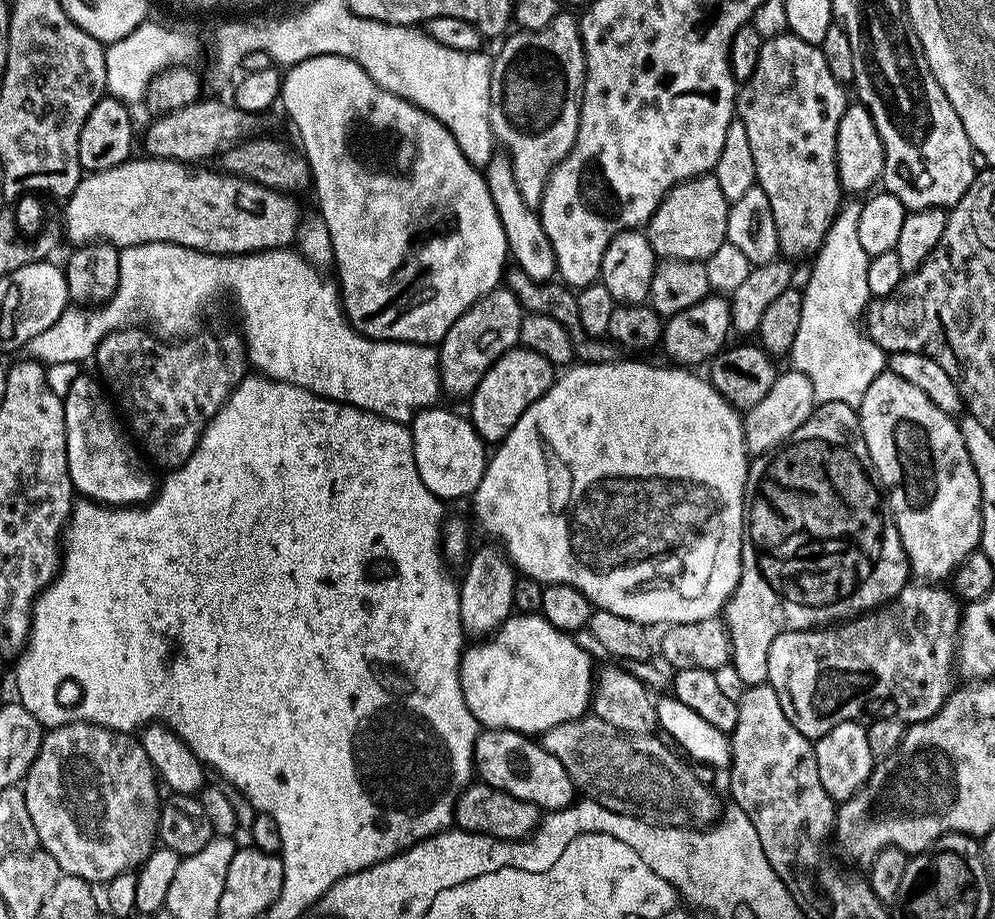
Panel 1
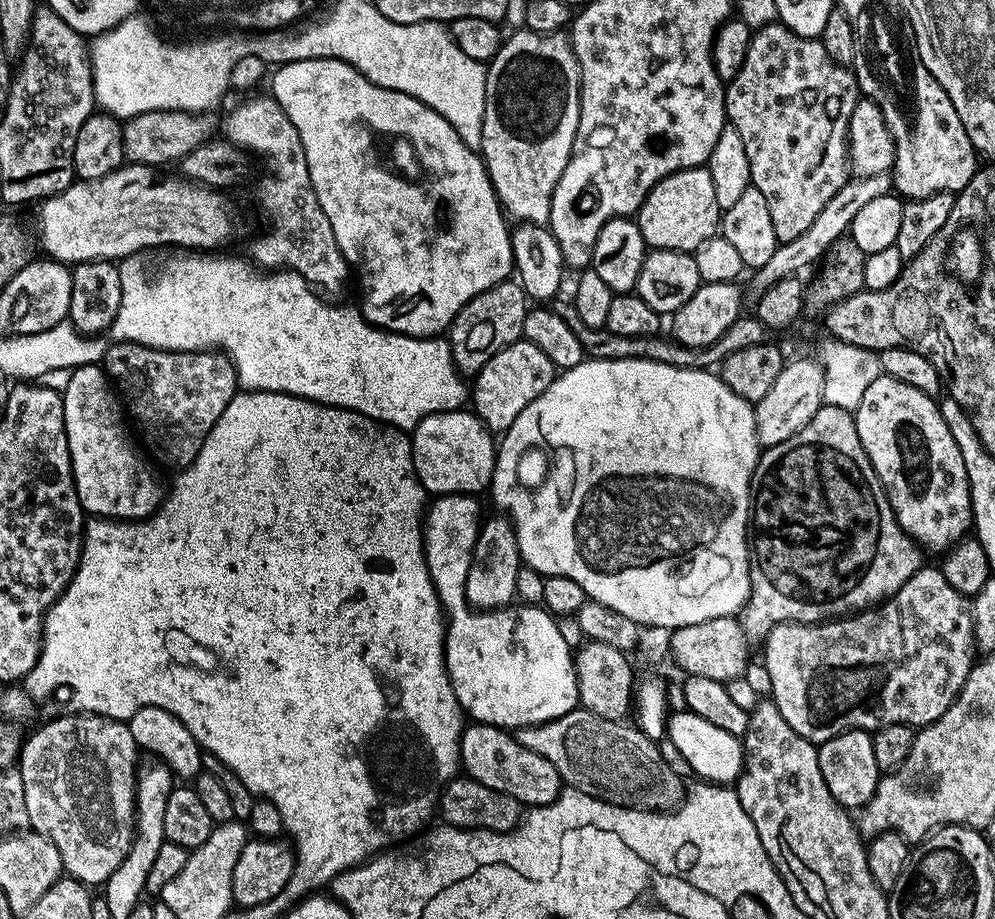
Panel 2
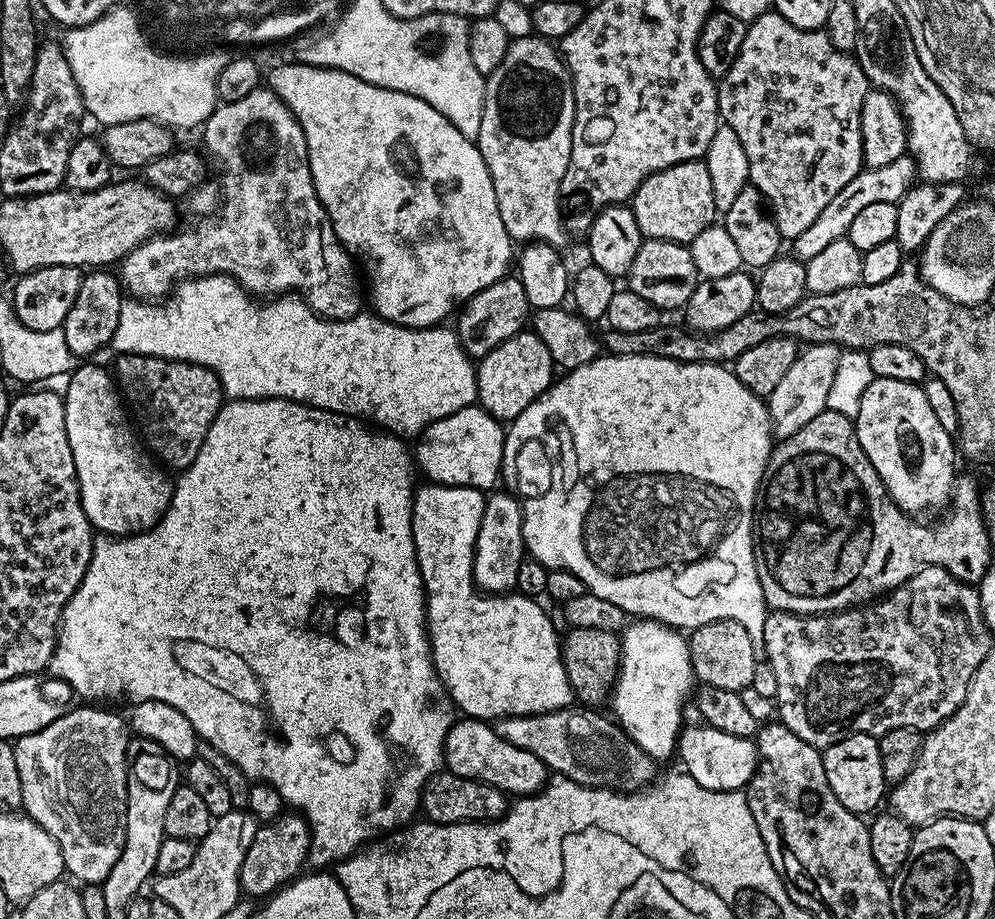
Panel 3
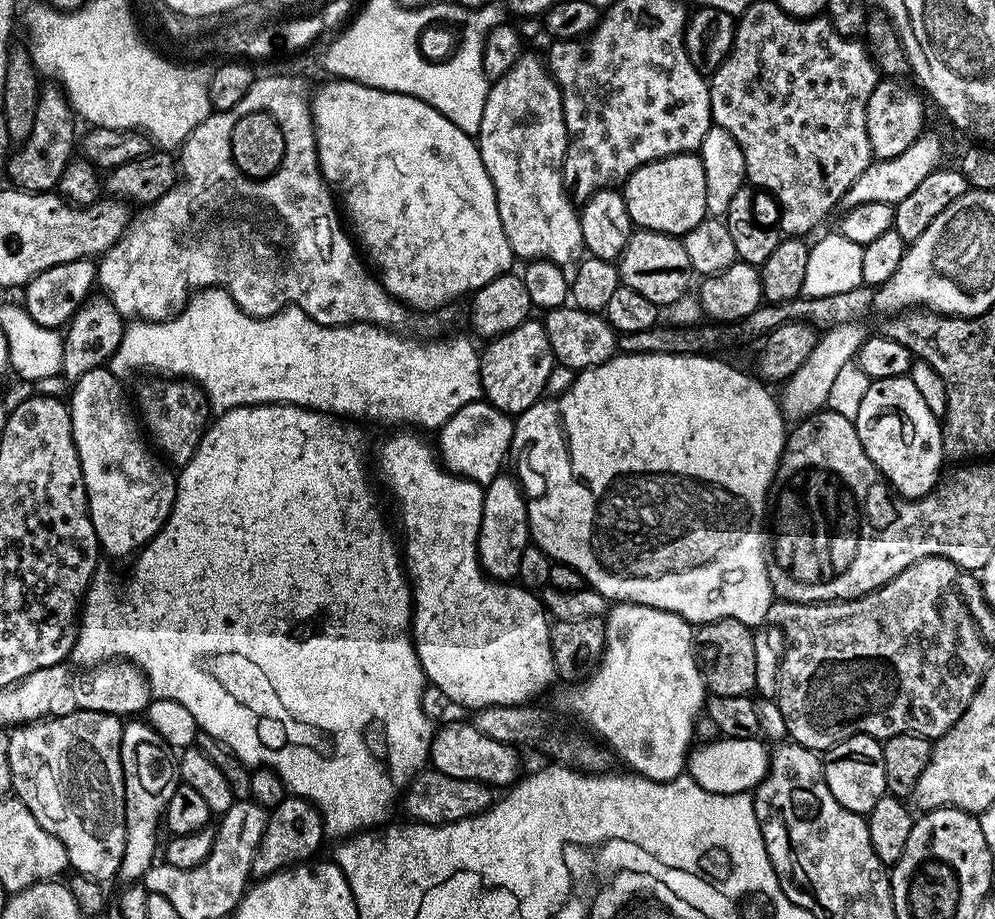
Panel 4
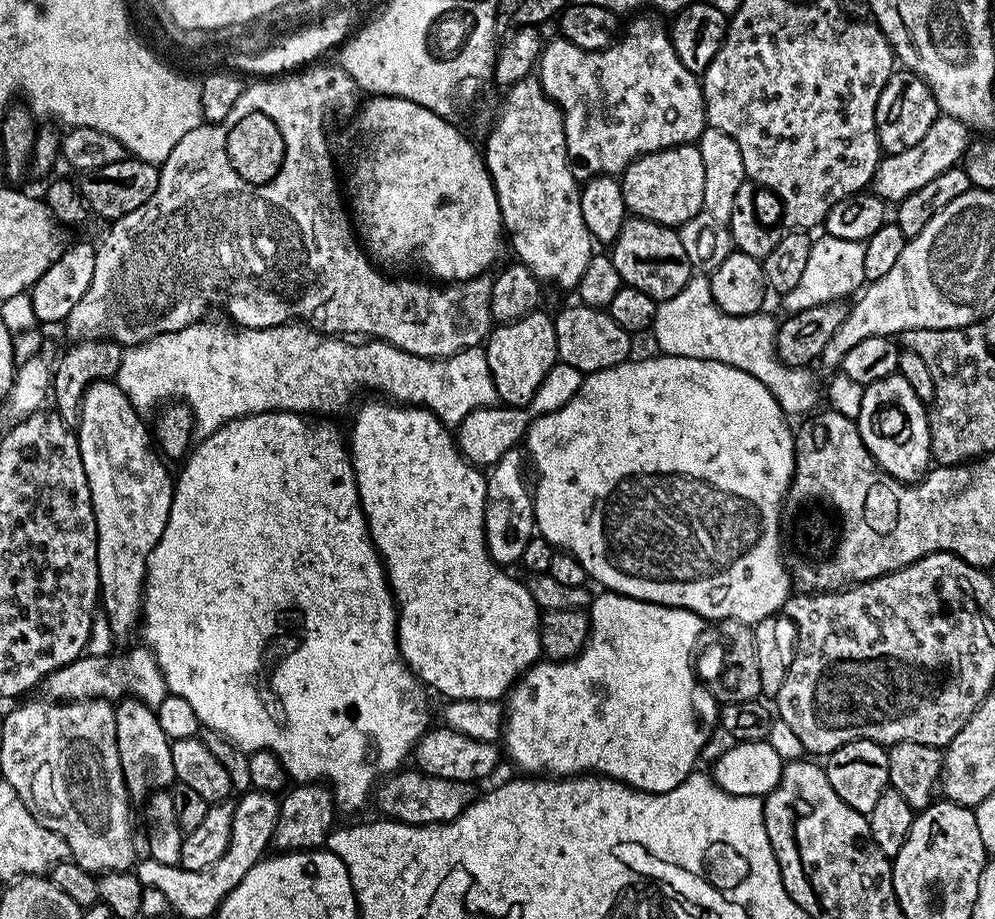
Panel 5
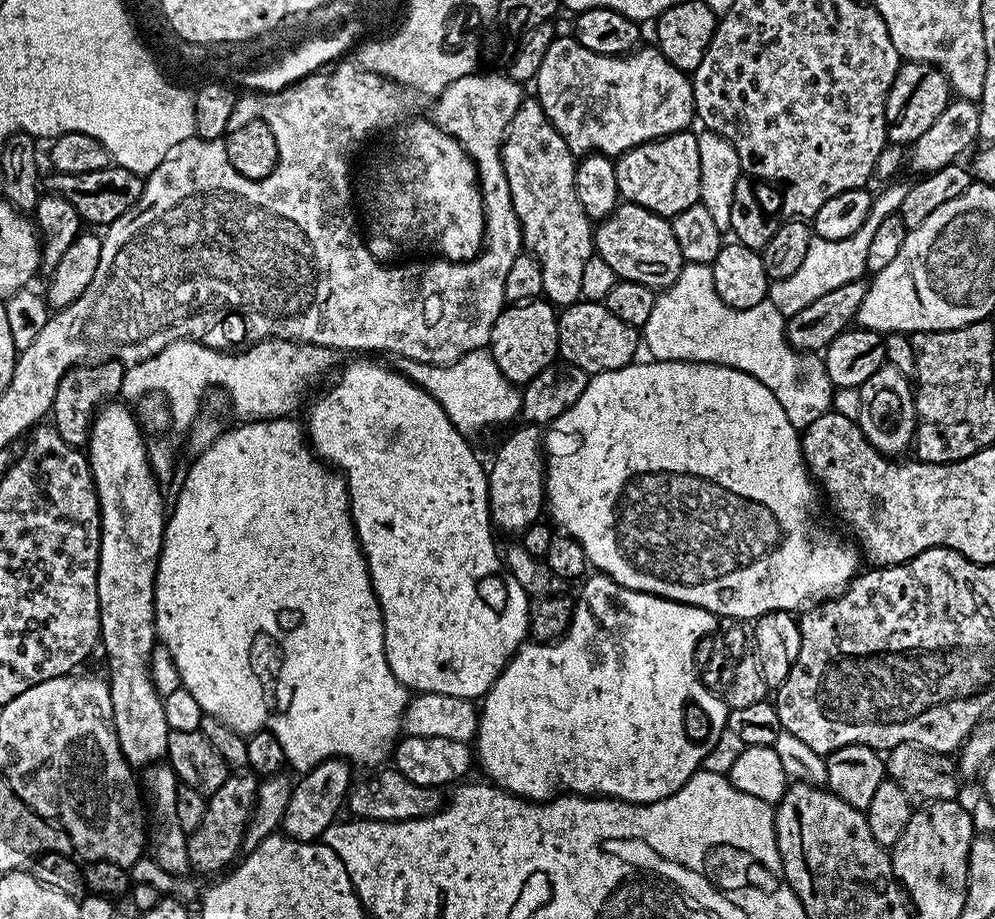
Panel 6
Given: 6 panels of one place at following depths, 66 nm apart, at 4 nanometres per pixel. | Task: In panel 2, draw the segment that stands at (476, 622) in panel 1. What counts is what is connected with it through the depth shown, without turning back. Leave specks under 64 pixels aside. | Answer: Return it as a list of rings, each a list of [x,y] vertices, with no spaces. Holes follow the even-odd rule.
[[[495,514],[479,525],[476,541],[468,558],[468,573],[464,579],[464,596],[476,610],[509,607],[516,600],[514,582],[522,566],[518,540],[512,522],[503,514]]]

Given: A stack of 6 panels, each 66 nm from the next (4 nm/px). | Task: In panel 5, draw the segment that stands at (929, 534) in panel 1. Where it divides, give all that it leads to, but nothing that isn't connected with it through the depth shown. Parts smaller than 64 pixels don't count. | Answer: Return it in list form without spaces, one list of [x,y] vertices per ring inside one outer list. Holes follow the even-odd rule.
[[[899,374],[882,378],[864,389],[861,412],[855,418],[856,427],[866,450],[870,450],[877,464],[895,480],[915,482],[922,476],[916,464],[933,463],[932,435],[928,425],[930,412],[924,408],[927,408],[925,401],[914,394],[914,386]]]

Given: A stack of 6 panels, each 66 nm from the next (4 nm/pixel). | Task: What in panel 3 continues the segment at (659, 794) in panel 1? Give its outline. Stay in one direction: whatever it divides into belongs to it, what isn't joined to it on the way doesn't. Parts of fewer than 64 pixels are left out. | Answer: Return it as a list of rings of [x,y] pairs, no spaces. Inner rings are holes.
[[[569,706],[558,712],[543,712],[529,716],[506,716],[495,721],[494,727],[498,738],[519,746],[521,750],[530,750],[534,758],[538,758],[547,766],[549,773],[565,780],[573,780],[587,788],[611,788],[613,792],[639,792],[647,789],[657,779],[657,761],[648,757],[641,748],[632,741],[619,724],[603,716],[603,711],[592,706]]]

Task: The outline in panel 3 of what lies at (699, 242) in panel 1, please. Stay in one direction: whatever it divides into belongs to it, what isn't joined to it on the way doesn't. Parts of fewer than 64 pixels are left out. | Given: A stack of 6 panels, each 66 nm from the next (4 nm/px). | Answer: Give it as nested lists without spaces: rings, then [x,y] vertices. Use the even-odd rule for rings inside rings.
[[[703,159],[682,162],[650,174],[650,178],[636,188],[630,207],[641,237],[673,240],[675,244],[688,244],[698,238],[698,234],[702,234],[702,230],[713,224],[718,216],[714,206],[714,189],[710,187],[710,170],[706,170]]]

